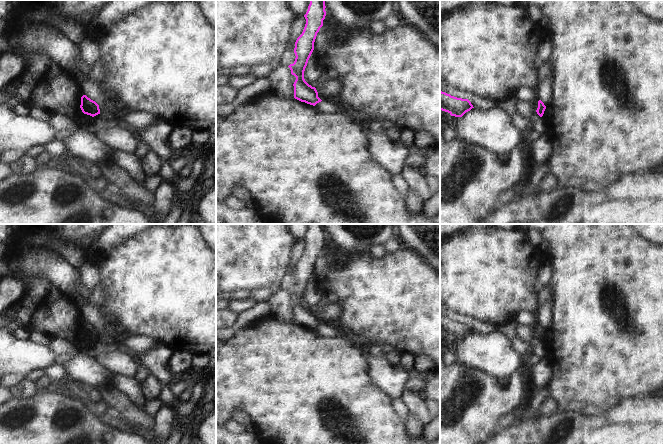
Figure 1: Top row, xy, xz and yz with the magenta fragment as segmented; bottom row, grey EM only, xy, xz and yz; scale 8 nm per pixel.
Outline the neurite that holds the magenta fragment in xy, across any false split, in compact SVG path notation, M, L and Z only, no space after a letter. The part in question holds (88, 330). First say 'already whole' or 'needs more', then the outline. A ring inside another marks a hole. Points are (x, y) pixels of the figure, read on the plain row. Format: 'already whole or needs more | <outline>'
already whole | M86 319L81 321L80 332L84 338L90 339L92 341L100 338L99 329L95 325L88 322Z

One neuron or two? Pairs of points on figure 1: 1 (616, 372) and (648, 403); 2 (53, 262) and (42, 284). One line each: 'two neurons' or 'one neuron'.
1: two neurons
2: two neurons

